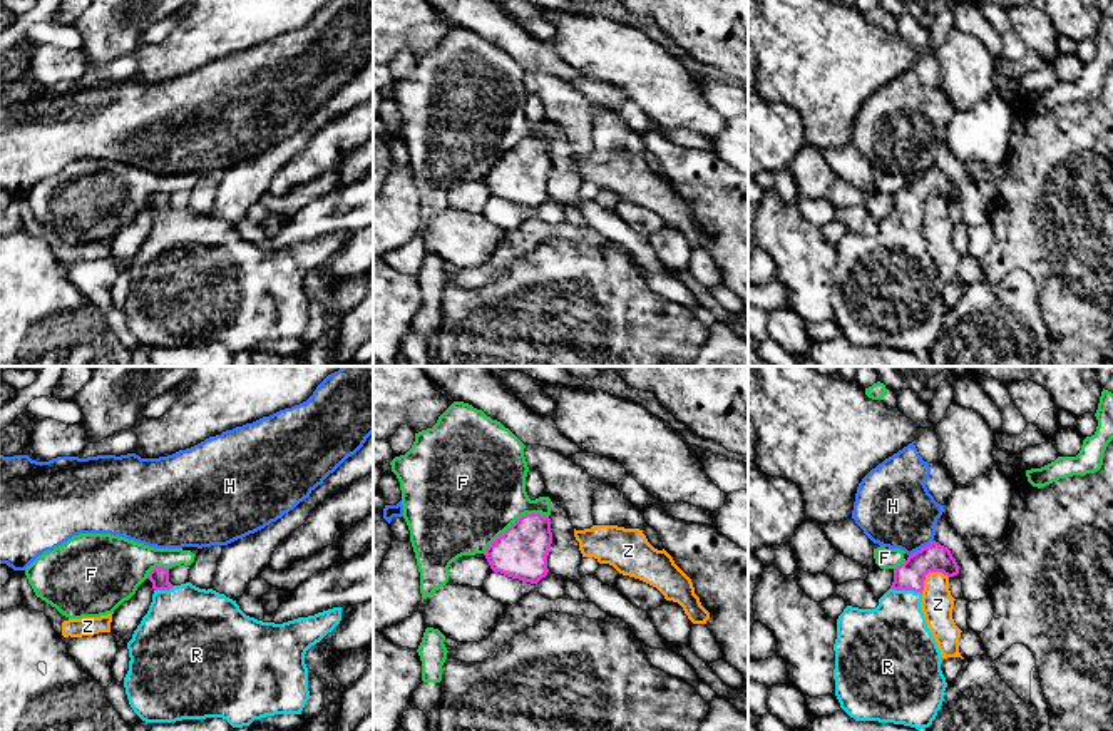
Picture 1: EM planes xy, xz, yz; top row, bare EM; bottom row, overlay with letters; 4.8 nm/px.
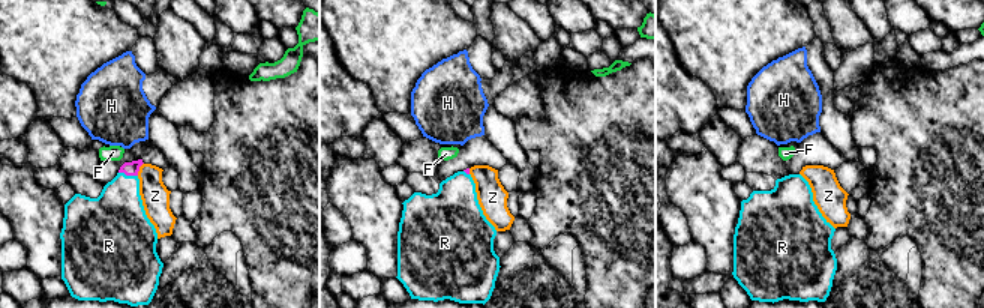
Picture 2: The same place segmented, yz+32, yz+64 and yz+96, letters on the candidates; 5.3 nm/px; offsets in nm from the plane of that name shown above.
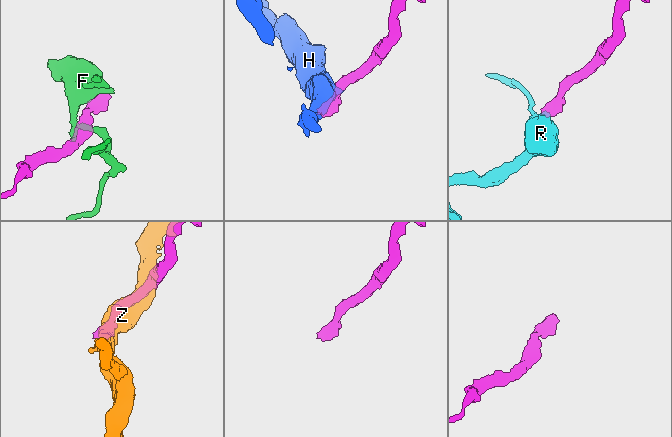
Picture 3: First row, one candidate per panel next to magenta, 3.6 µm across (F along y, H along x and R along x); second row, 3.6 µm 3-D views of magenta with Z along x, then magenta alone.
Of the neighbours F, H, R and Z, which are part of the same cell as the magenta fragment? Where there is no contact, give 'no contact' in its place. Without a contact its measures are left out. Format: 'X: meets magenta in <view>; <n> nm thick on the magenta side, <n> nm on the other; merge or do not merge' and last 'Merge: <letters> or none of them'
F: meets magenta in xz; 260 nm thick on the magenta side, 480 nm on the other; do not merge
H: meets magenta in yz; 140 nm thick on the magenta side, 380 nm on the other; do not merge
R: meets magenta in yz; 140 nm thick on the magenta side, 360 nm on the other; merge
Z: meets magenta in yz; 140 nm thick on the magenta side, 150 nm on the other; do not merge
Merge: R

